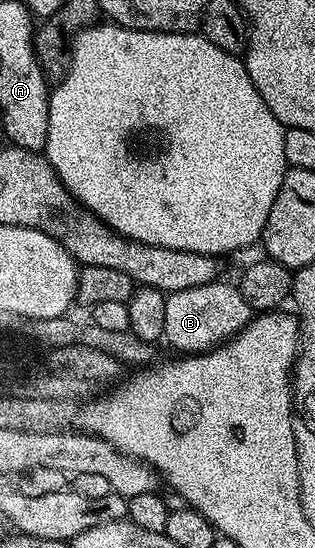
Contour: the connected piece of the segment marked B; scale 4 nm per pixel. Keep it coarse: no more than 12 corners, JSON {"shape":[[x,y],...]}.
{"shape":[[239,286],[167,294],[163,340],[191,355],[240,333],[254,311]]}

